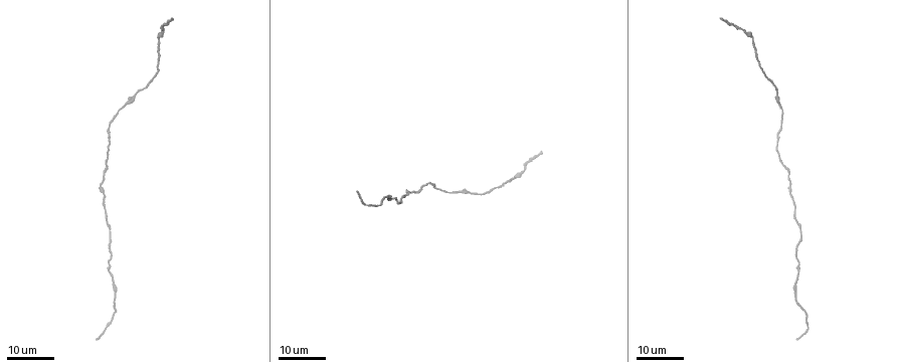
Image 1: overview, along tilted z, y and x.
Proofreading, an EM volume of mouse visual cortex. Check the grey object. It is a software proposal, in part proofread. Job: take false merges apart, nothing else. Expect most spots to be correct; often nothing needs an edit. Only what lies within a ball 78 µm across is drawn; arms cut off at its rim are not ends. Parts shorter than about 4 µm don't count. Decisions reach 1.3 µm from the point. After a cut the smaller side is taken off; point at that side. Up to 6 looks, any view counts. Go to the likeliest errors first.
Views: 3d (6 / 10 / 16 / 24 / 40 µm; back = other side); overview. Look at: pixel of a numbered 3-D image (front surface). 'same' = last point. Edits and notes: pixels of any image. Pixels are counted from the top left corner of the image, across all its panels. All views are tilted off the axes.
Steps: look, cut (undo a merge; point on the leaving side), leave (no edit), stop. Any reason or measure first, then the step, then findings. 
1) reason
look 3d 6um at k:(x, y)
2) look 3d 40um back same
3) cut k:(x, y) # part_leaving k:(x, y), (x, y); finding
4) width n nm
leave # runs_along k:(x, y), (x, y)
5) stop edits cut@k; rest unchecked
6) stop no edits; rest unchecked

look 3d 24um at 1:(116, 293)

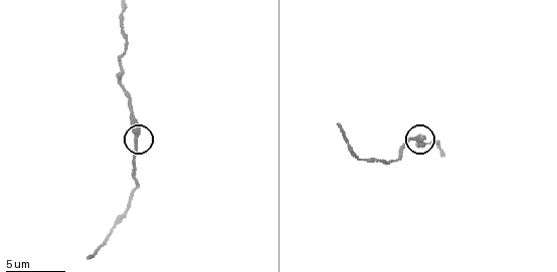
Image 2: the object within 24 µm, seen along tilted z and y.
look 3d 6um at 2:(417, 140)

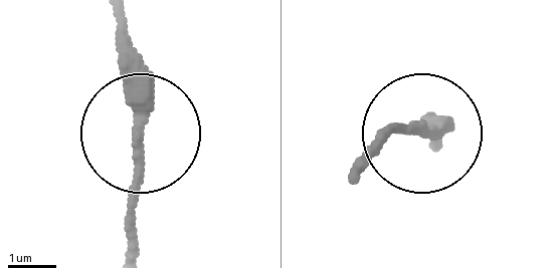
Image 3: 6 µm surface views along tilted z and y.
leave # runs_along 3:(117, 11), (145, 143), (137, 247); continuous, no second cell

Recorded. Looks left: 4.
calibre changes
look 3d 16um at 1:(103, 192)

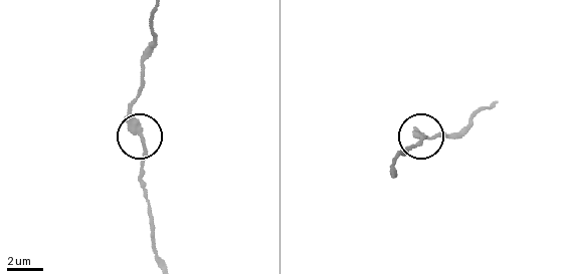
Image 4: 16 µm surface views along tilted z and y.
look 3d 6um at 4:(421, 137)

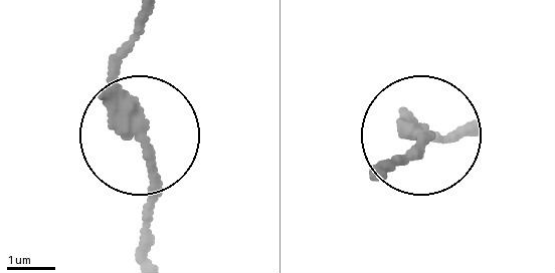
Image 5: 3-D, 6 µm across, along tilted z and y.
from behind
look 3d 6um back at 5:(421, 135)

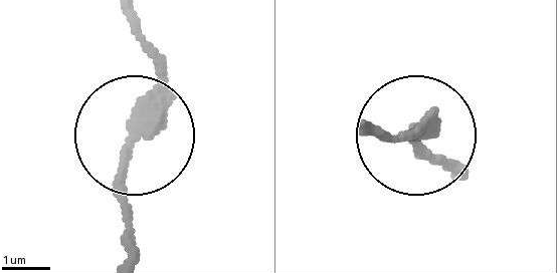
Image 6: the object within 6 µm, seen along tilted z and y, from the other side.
leave # runs_along 6:(130, 16), (152, 52), (160, 100), (119, 185), (124, 258); continuous, no second cell

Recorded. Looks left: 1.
stop no edits; rest unchecked

